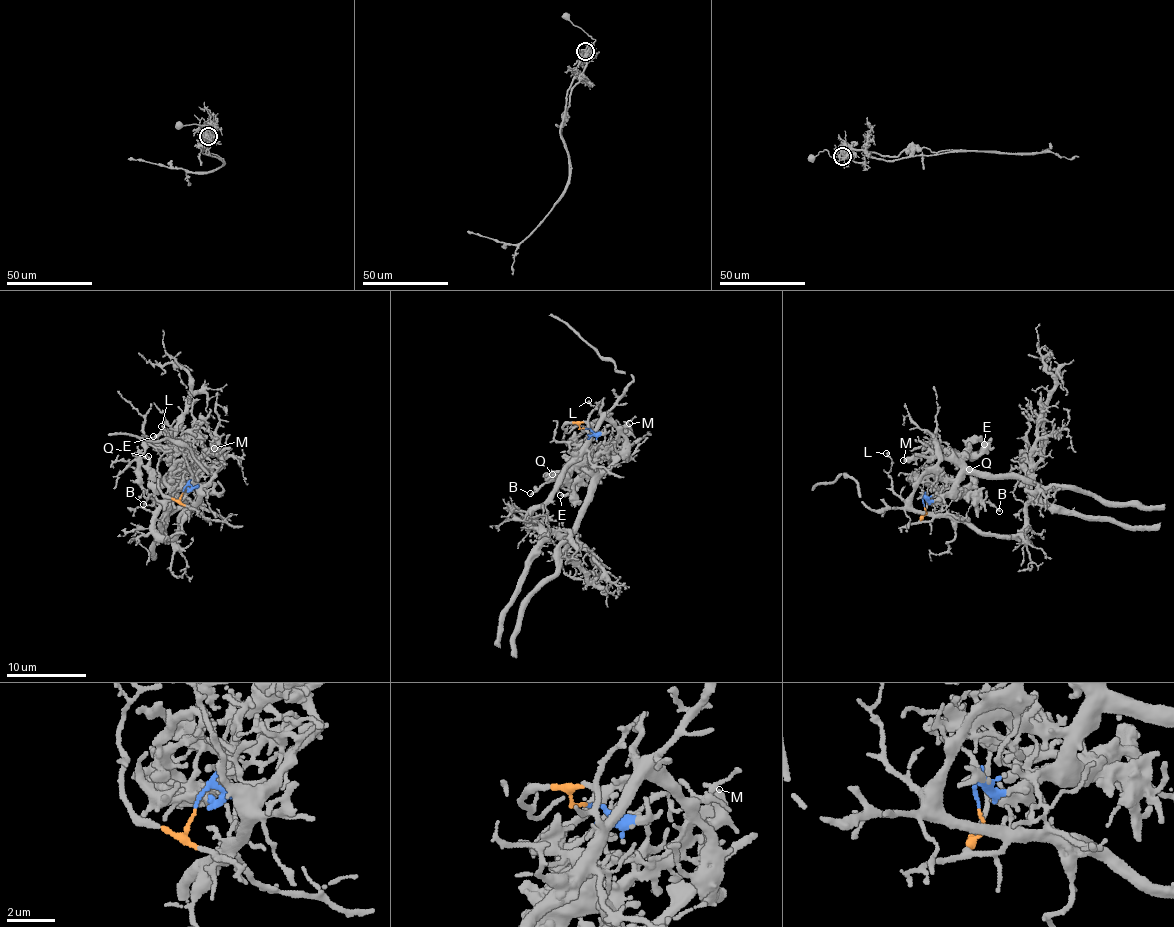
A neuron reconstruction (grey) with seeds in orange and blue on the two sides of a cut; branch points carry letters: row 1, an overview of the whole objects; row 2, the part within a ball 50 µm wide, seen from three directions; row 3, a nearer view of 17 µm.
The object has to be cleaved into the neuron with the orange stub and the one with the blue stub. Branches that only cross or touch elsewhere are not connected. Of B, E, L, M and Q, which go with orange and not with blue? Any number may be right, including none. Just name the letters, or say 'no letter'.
L

